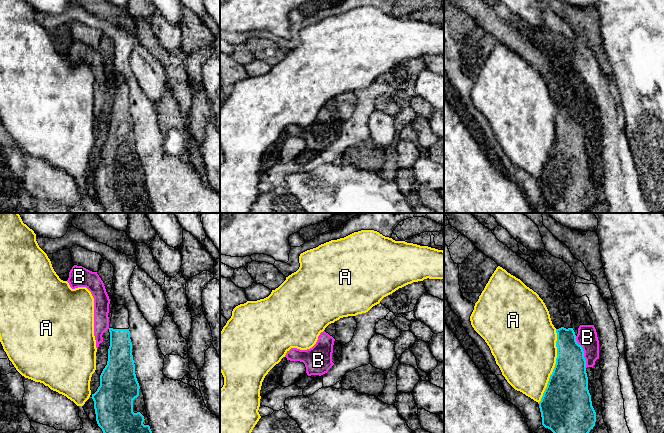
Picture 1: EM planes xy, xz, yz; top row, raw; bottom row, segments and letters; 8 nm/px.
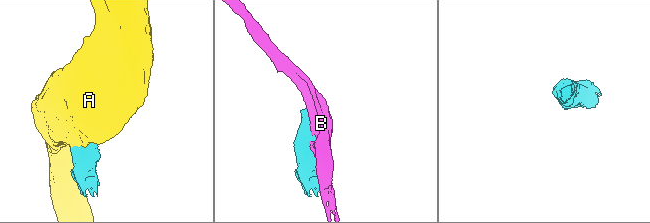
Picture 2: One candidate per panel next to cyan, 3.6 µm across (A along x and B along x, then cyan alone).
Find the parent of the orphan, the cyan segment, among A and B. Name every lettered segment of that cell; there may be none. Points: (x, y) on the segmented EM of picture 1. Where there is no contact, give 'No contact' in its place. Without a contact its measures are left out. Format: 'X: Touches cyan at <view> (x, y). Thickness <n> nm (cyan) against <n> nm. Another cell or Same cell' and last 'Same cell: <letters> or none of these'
A: Touches cyan at yz (555, 366). Thickness 360 nm (cyan) against 480 nm. Another cell
B: Touches cyan at yz (583, 352). Thickness 300 nm (cyan) against 160 nm. Another cell
Same cell: none of these

